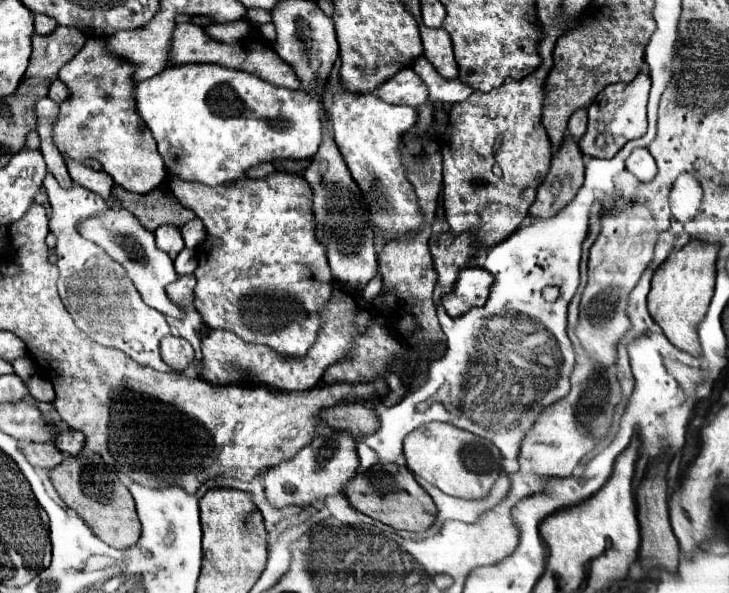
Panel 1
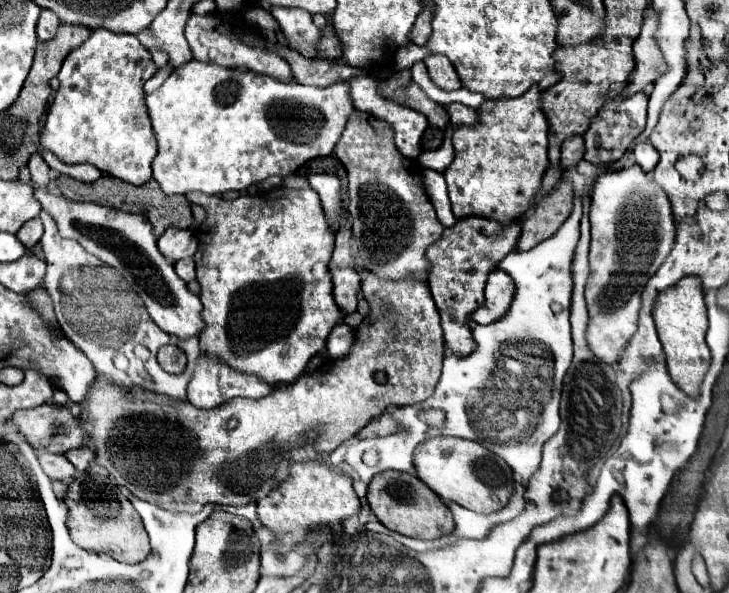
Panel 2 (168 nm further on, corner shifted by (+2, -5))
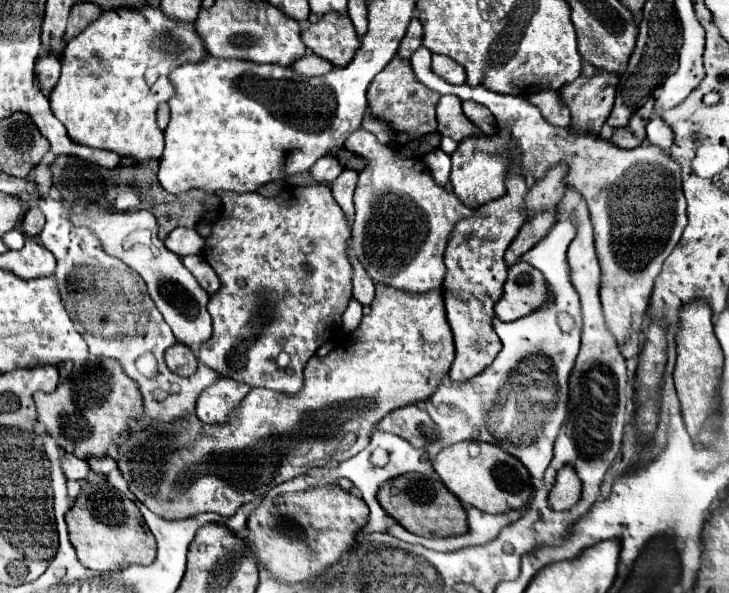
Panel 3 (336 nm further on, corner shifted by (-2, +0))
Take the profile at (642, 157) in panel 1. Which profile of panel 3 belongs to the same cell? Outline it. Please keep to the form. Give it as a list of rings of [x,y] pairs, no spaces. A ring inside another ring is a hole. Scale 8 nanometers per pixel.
[[[655,115],[649,123],[647,123],[647,141],[653,145],[659,145],[661,149],[669,151],[669,147],[673,145],[673,131],[671,127],[663,121],[661,115]]]

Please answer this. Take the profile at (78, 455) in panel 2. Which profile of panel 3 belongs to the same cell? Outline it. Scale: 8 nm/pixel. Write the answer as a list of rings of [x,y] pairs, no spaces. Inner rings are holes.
[[[91,457],[91,459],[87,459],[87,463],[91,465],[91,469],[93,469],[95,473],[101,473],[101,475],[109,475],[113,469],[117,469],[115,459],[111,459],[111,457],[103,457],[103,459]]]

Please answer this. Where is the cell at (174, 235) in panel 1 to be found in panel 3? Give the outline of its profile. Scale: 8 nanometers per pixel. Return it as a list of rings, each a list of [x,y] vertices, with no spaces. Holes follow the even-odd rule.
[[[177,227],[171,231],[171,235],[165,239],[165,247],[179,257],[185,255],[197,255],[205,247],[205,239],[195,231],[187,227]]]

